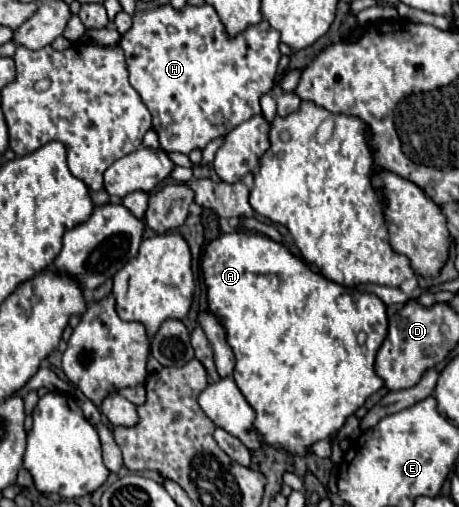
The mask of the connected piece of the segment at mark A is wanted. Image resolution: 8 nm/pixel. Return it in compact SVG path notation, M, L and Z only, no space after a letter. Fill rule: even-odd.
M236 230L236 232L230 232L230 234L222 234L218 238L214 238L206 250L204 250L204 258L202 258L202 274L204 274L204 284L208 288L208 308L210 312L220 320L220 324L224 326L226 330L226 340L236 356L236 368L234 368L234 380L240 388L240 392L244 394L244 398L248 400L248 404L254 408L256 412L256 420L254 420L254 426L256 430L264 436L264 440L270 444L270 446L280 446L284 448L288 454L308 454L308 448L318 442L318 440L324 440L324 438L330 438L332 434L336 434L342 424L346 422L346 418L350 414L354 414L362 404L364 400L376 392L378 388L382 388L382 378L378 378L378 374L374 372L374 358L376 358L376 352L380 348L380 344L384 342L386 334L388 334L388 316L386 316L386 304L376 296L376 294L370 294L370 292L358 292L354 288L348 288L348 286L340 286L336 282L330 282L326 280L324 276L312 272L306 262L302 262L302 258L298 258L296 254L292 254L284 244L268 238L268 236L262 236L262 234L252 234L252 232L246 232L246 230ZM364 330L368 334L364 346L360 348L360 344L356 342L356 334Z

